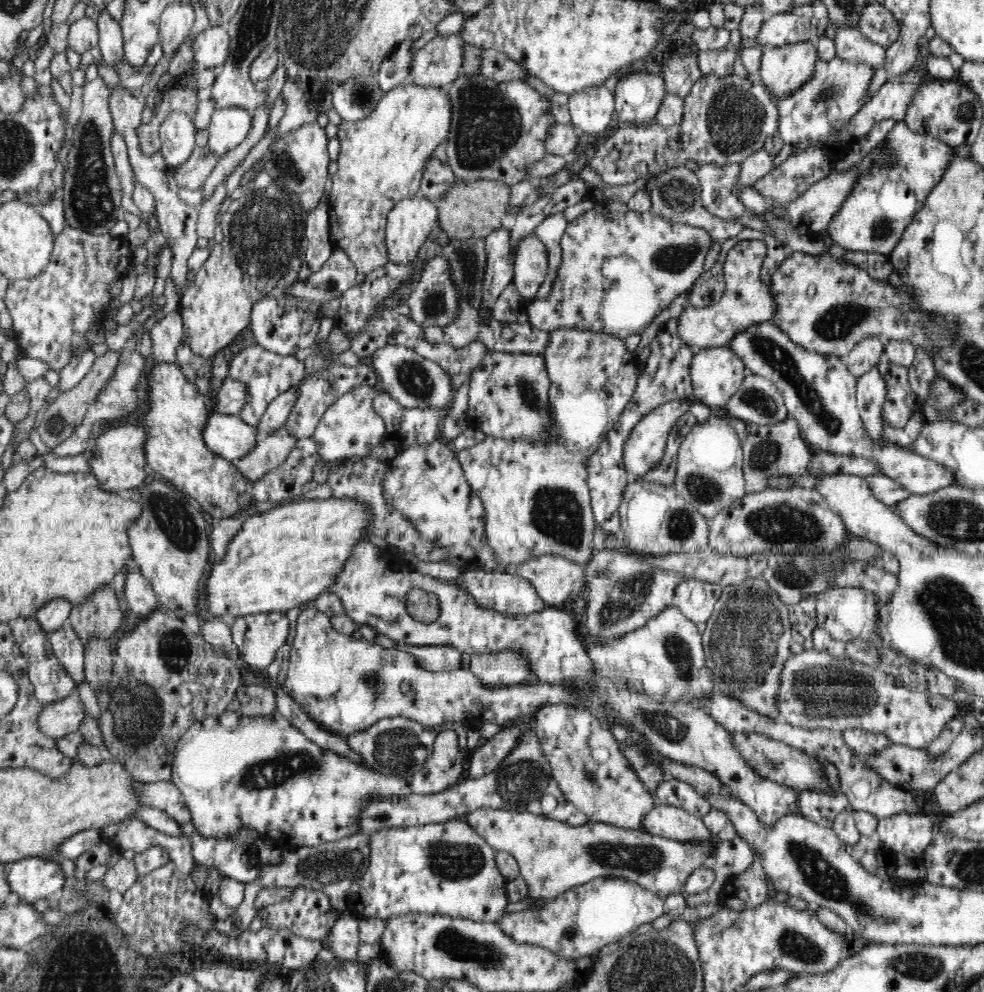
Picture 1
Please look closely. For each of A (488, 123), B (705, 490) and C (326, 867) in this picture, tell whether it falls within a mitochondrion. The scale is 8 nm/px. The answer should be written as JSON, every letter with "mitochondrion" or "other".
{"A":"mitochondrion","B":"mitochondrion","C":"mitochondrion"}

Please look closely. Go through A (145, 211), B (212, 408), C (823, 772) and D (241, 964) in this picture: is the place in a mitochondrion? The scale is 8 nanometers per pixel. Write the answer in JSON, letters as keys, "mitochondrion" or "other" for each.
{"A":"other","B":"other","C":"other","D":"other"}

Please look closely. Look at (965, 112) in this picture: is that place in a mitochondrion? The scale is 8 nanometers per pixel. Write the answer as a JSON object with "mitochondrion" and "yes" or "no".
{"mitochondrion":"yes"}

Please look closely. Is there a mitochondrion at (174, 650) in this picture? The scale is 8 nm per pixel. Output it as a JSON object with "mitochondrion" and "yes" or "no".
{"mitochondrion":"yes"}

